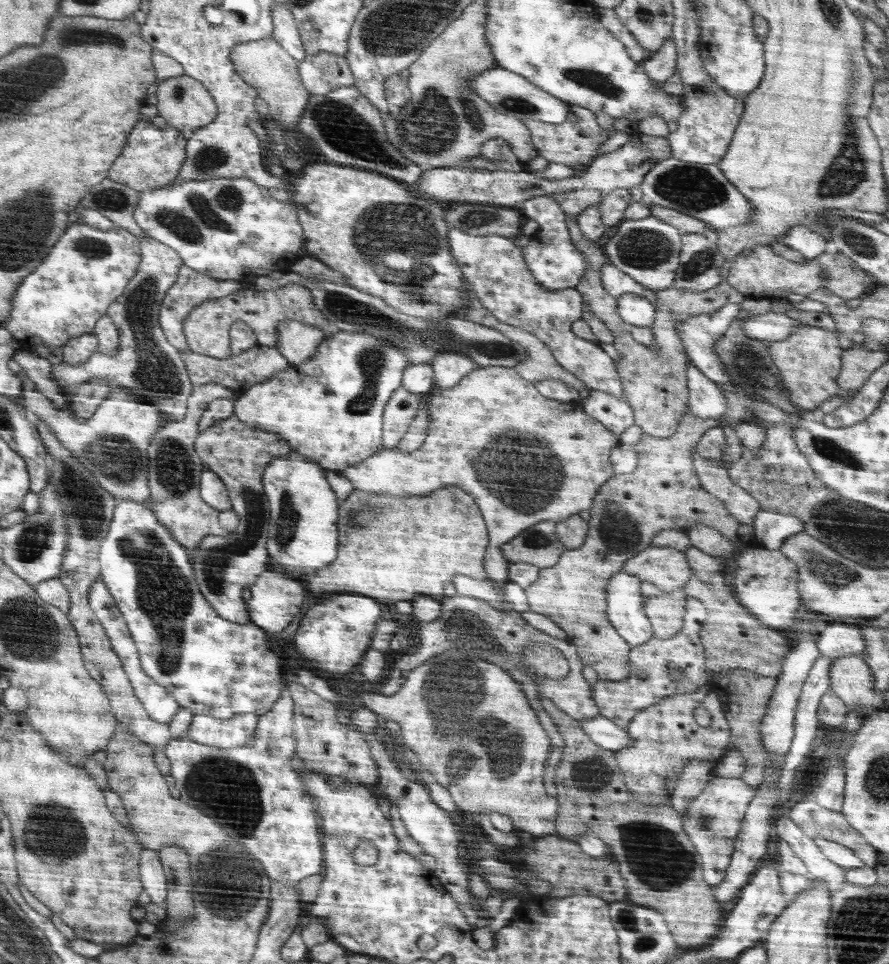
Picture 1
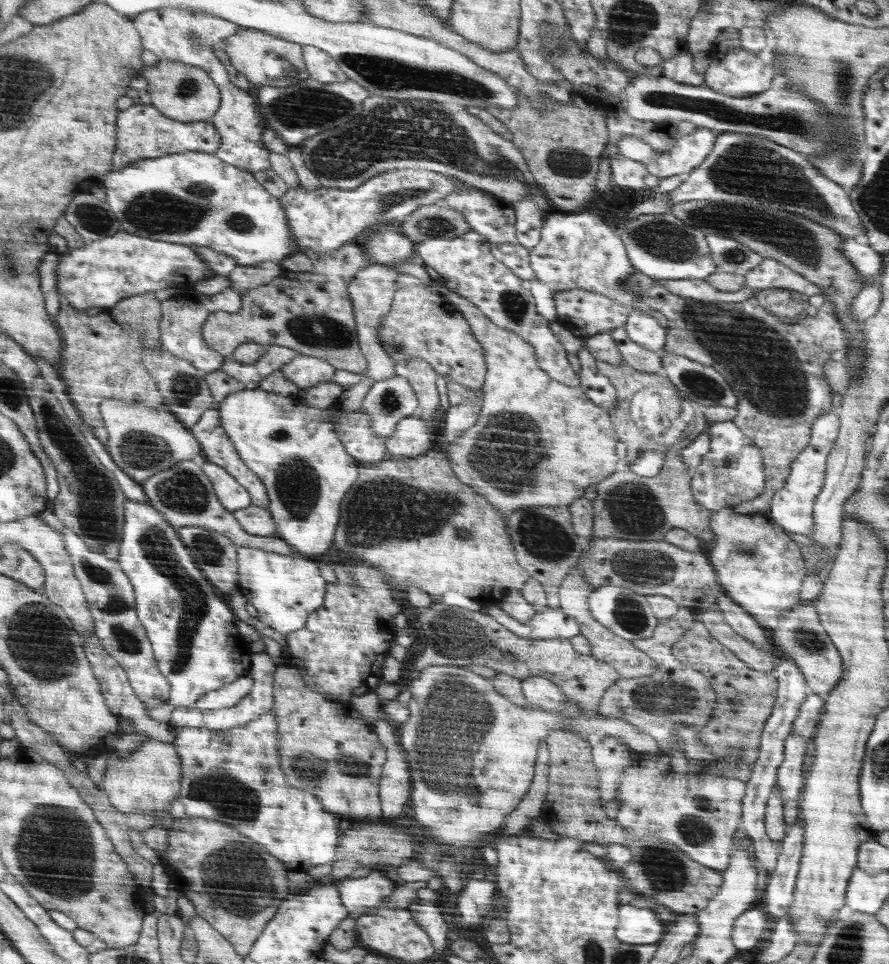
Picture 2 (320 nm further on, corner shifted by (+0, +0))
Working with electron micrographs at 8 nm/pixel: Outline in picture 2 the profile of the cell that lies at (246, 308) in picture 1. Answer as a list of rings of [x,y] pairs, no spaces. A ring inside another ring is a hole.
[[[354,243],[330,252],[305,251],[308,258],[312,259],[313,269],[310,272],[300,273],[289,271],[273,278],[268,284],[251,288],[241,295],[243,306],[236,312],[216,311],[201,328],[206,345],[216,349],[225,358],[245,343],[254,342],[262,345],[274,345],[293,349],[301,355],[315,357],[334,366],[336,370],[360,374],[368,367],[368,358],[361,352],[360,334],[357,332],[356,317],[353,311],[353,301],[349,296],[349,283],[357,276],[358,271],[366,268],[370,262],[363,248]]]

